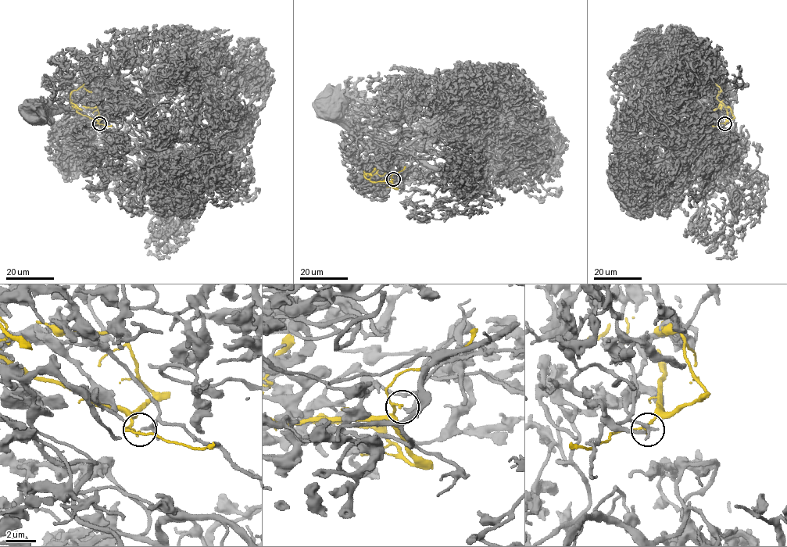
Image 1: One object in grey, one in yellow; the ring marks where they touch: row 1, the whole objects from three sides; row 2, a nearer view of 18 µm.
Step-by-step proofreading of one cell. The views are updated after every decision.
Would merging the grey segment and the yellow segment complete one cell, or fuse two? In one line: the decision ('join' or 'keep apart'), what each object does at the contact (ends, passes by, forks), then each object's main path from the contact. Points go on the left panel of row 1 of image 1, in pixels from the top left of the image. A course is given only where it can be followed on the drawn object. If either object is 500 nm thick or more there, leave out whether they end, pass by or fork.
keep apart; grey forks there; yellow passes by; grey runs (99, 123), (102, 119), (92, 109), (75, 106), (84, 135), (74, 114), (35, 112); yellow runs (99, 123), (83, 116), (70, 101), (73, 90), (83, 87), (91, 91)

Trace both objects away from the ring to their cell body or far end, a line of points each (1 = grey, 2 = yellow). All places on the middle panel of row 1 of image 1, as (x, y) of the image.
1: (393, 180), (386, 173), (369, 182), (380, 162), (373, 137), (359, 135), (329, 105)
2: (393, 179), (372, 182), (367, 179), (364, 171), (372, 175), (384, 173)

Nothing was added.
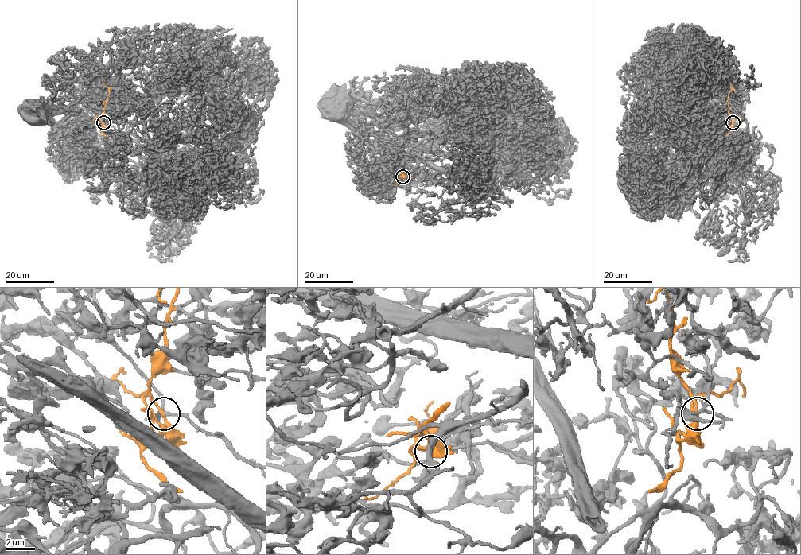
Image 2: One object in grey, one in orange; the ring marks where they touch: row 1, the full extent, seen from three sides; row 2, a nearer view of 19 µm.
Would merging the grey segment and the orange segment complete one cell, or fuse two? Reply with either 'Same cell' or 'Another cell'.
Another cell

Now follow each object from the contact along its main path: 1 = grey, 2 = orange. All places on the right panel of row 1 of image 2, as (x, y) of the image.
1: (732, 122), (731, 110), (740, 106), (713, 136), (694, 125), (692, 111), (661, 112)
2: (732, 122), (729, 111), (730, 83)

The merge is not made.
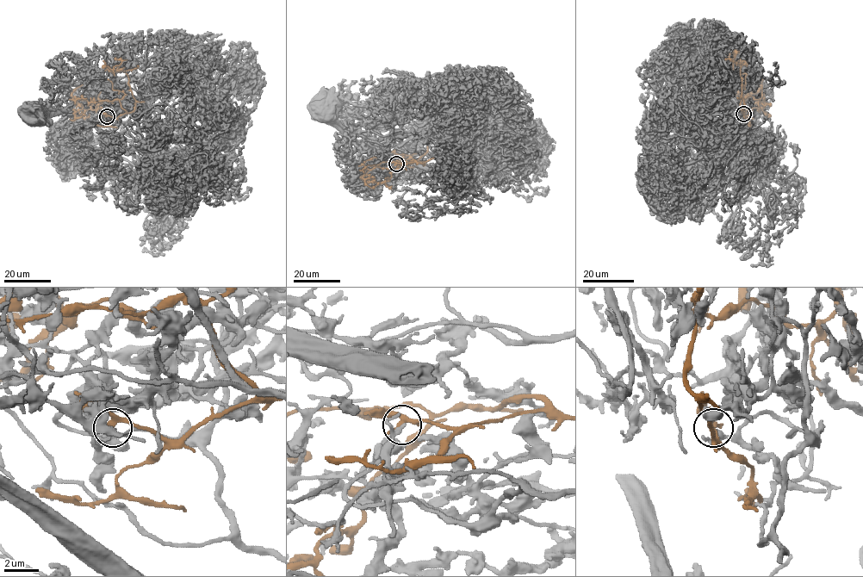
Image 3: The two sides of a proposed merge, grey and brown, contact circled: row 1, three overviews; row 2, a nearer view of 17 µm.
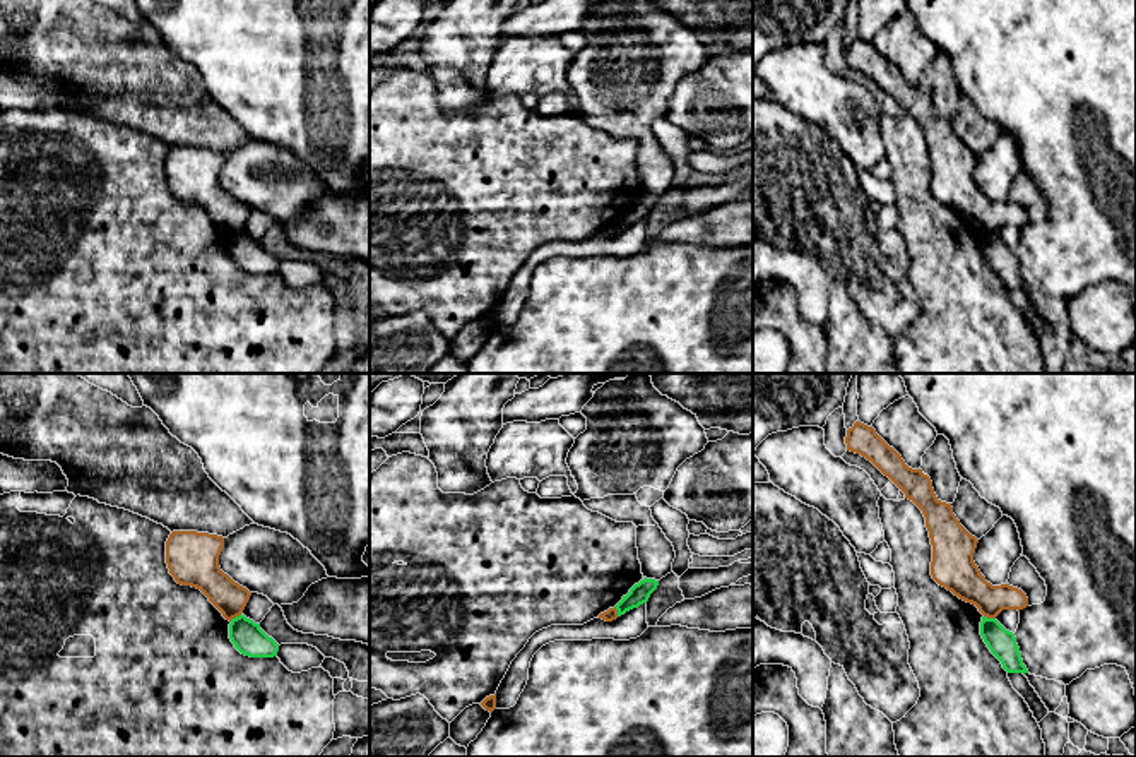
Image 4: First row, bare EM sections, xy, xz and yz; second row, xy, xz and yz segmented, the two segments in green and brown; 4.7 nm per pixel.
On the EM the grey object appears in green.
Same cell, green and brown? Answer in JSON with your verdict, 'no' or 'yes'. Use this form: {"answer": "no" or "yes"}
{"answer": "no"}

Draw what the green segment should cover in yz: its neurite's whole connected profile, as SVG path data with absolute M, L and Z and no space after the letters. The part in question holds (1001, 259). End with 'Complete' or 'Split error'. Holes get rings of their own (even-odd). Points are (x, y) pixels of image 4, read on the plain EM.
M982 233L980 252L1008 289L1028 289L1015 250L1006 247L996 235Z. Complete

